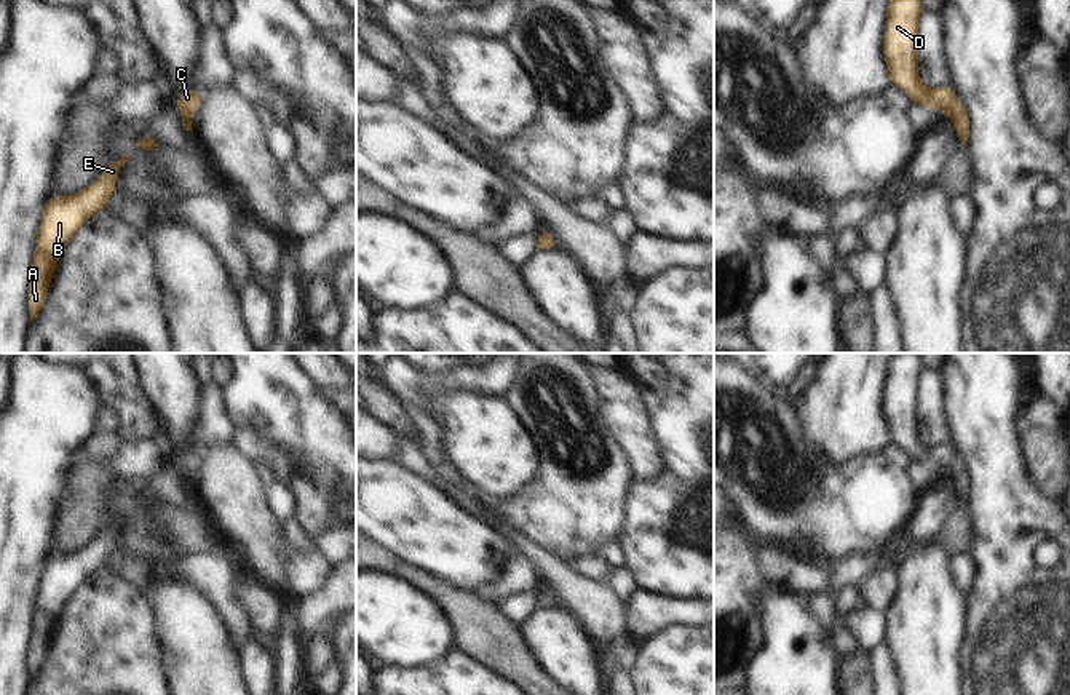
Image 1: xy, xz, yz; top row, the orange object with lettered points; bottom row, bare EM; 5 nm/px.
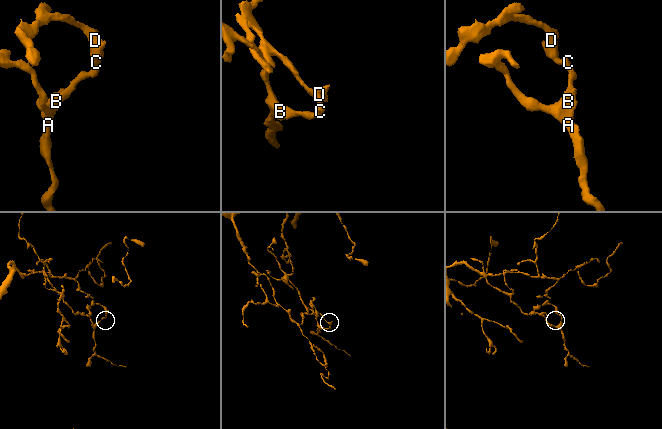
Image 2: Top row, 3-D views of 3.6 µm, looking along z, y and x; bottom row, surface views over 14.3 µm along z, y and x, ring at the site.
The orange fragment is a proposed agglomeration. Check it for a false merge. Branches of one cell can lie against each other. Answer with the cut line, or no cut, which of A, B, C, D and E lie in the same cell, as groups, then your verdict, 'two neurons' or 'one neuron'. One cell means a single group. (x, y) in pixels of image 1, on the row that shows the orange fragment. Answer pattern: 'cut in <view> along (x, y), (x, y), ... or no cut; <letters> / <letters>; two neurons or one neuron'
no cut; A B C D E; one neuron

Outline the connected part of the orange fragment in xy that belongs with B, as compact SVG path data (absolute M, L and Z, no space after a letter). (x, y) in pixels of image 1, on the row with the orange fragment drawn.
M125 153L80 192L69 197L51 195L48 200L32 256L32 276L29 280L30 321L45 305L51 276L65 244L89 217L107 205L117 185L117 176L128 160L129 157Z

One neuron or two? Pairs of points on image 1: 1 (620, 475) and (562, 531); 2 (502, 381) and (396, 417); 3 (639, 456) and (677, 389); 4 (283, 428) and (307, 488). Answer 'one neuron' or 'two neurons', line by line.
1: one neuron
2: two neurons
3: two neurons
4: one neuron

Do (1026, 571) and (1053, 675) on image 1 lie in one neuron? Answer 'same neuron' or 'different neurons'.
same neuron

